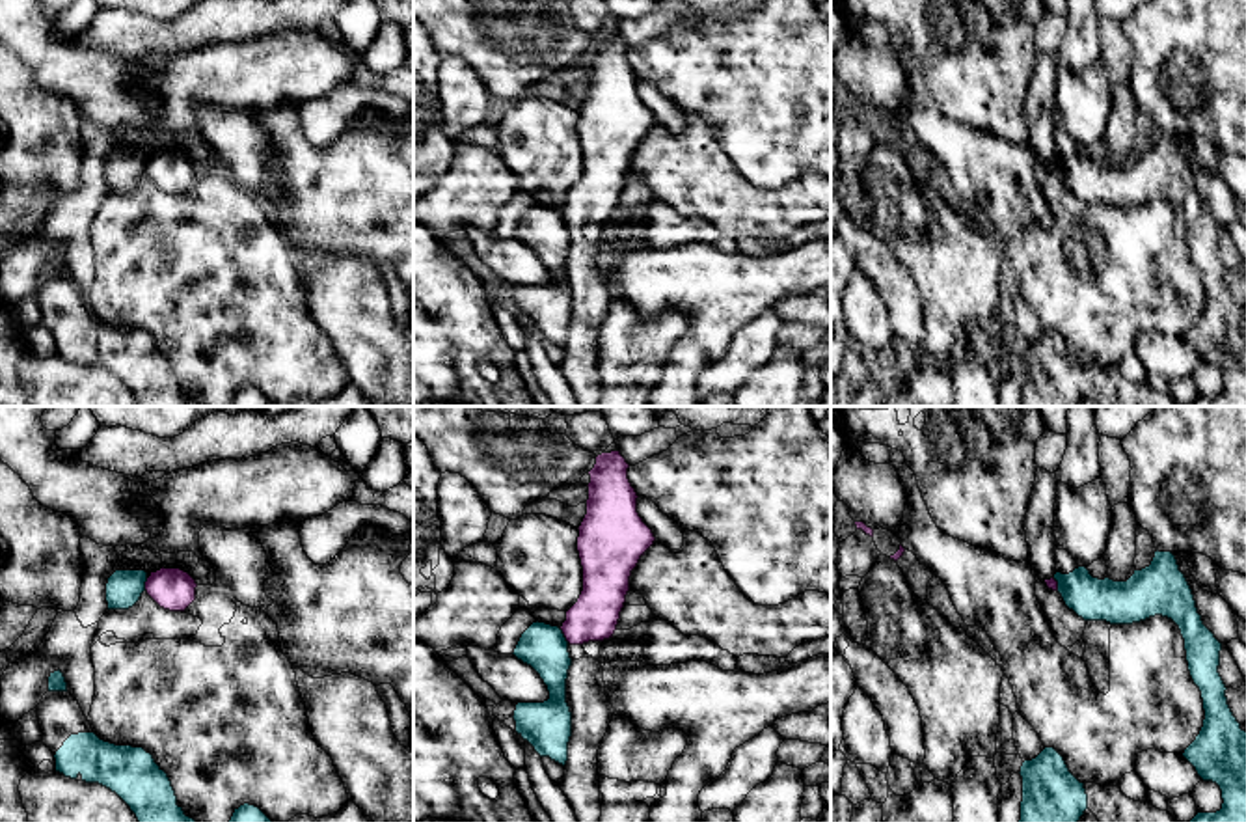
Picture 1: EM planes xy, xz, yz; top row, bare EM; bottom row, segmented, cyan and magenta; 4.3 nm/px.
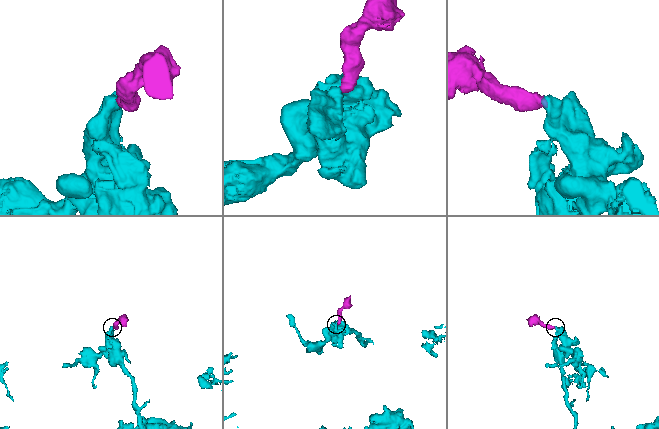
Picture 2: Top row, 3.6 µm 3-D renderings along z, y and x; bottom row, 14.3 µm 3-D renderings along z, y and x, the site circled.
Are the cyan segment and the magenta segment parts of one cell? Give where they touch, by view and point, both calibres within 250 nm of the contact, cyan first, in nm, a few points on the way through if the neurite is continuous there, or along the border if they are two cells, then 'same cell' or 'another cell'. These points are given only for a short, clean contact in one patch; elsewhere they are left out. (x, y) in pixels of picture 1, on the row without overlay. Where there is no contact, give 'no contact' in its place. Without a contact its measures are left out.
xz (563, 219) | 200/200 nm | along xz (559, 211), (568, 224) | another cell

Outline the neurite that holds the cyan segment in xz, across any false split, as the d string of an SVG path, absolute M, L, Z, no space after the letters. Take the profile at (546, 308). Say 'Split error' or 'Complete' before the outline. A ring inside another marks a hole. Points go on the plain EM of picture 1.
Complete. M536 203L521 216L512 237L531 248L549 274L549 281L544 285L516 287L512 298L516 315L540 339L549 339L564 349L572 319L572 295L566 285L566 261L572 248L568 224L559 209Z

